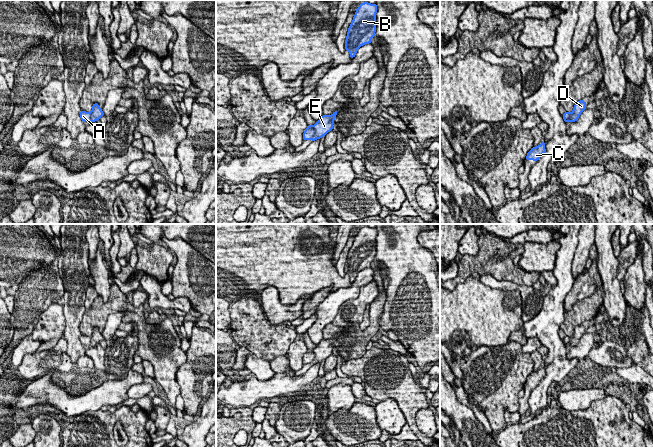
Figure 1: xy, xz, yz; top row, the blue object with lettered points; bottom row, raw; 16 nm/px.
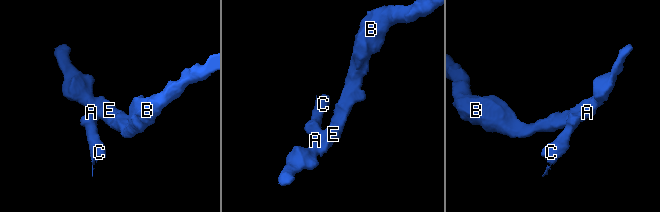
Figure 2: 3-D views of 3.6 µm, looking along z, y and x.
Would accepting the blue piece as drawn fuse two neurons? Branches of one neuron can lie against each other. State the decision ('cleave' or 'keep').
cleave

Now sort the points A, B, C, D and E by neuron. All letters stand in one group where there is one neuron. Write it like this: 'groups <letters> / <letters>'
groups A C / B D E

